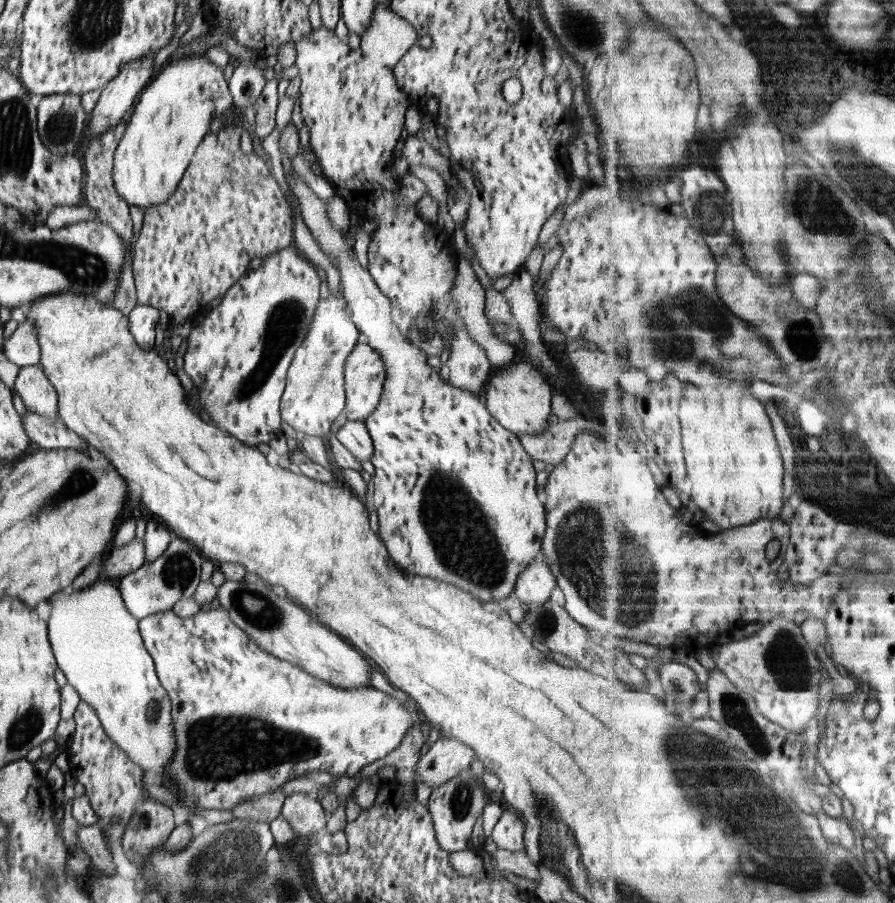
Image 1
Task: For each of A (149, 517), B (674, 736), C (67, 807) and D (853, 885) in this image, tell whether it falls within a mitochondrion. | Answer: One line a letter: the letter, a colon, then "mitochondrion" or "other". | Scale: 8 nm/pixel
A: other
B: mitochondrion
C: other
D: other

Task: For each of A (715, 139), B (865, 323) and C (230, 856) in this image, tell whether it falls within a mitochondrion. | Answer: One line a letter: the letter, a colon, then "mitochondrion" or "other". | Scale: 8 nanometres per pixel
A: other
B: other
C: mitochondrion

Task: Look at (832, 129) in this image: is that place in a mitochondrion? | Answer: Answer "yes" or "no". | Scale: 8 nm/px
yes

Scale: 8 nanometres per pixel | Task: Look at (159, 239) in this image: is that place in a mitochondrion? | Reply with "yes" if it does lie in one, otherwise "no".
no

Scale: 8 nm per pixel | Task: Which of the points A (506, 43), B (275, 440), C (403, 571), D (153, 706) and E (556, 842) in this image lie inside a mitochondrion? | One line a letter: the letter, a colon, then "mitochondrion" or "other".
A: other
B: other
C: other
D: mitochondrion
E: mitochondrion

